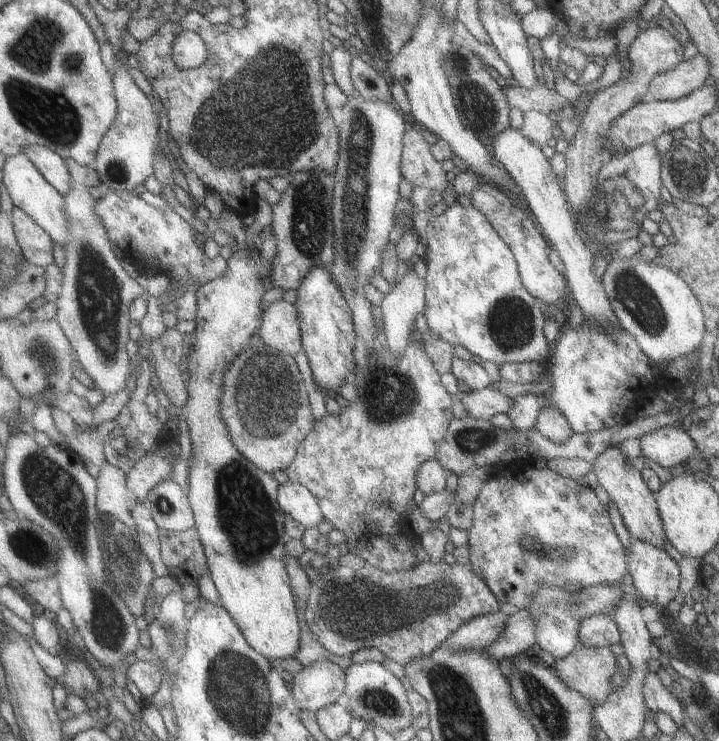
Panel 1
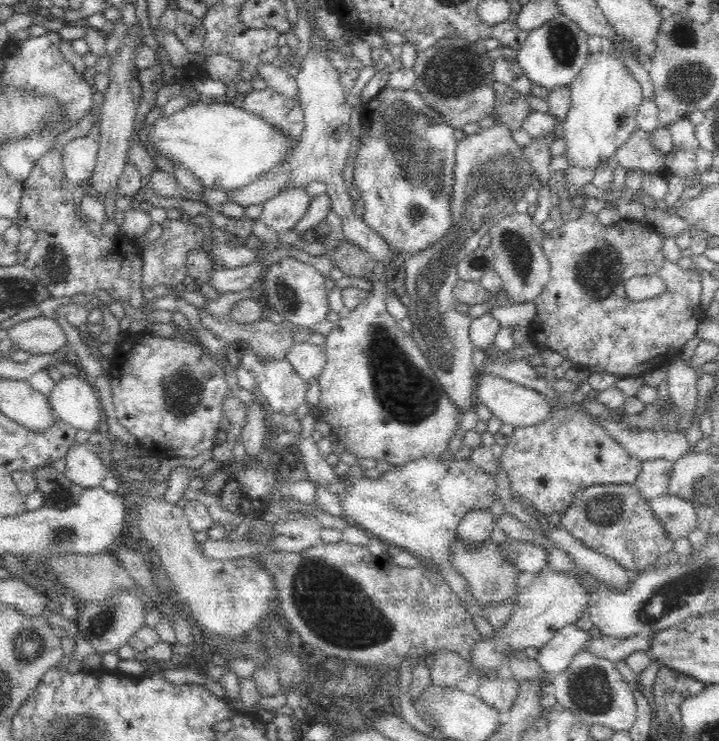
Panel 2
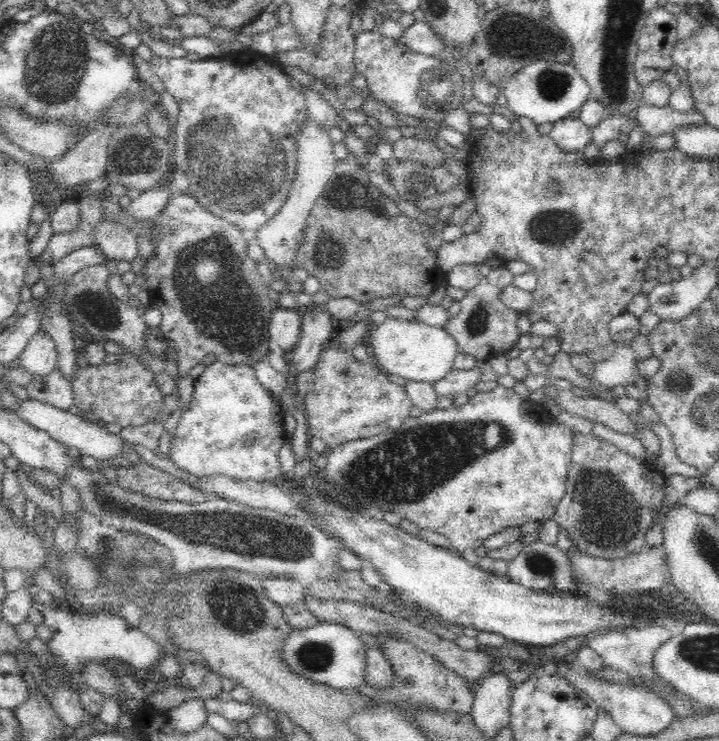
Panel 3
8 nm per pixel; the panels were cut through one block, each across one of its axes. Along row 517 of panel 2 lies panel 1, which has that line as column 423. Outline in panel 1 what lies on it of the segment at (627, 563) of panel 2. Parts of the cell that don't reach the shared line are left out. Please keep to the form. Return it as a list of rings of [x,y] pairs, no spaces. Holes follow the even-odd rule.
[[[347,553],[339,556],[335,564],[325,566],[323,572],[310,574],[310,579],[303,619],[309,633],[315,636],[327,654],[333,656],[349,658],[353,652],[373,646],[386,658],[403,666],[411,658],[433,652],[450,633],[470,618],[499,611],[495,596],[489,592],[485,582],[471,572],[469,565],[419,561],[409,570],[383,572],[369,566],[355,554]]]

